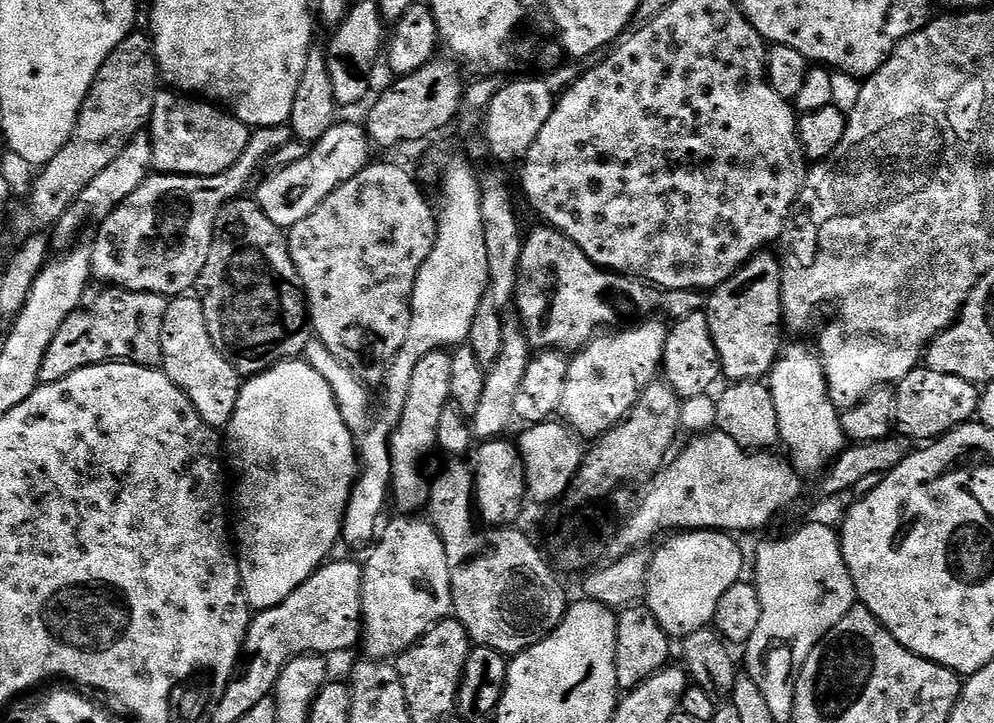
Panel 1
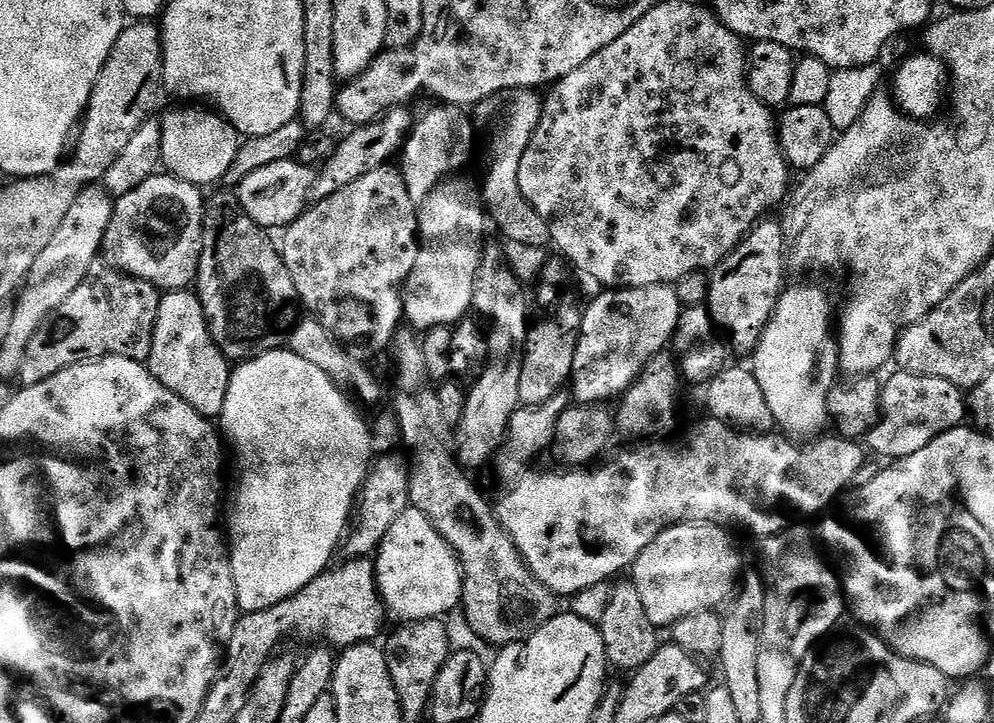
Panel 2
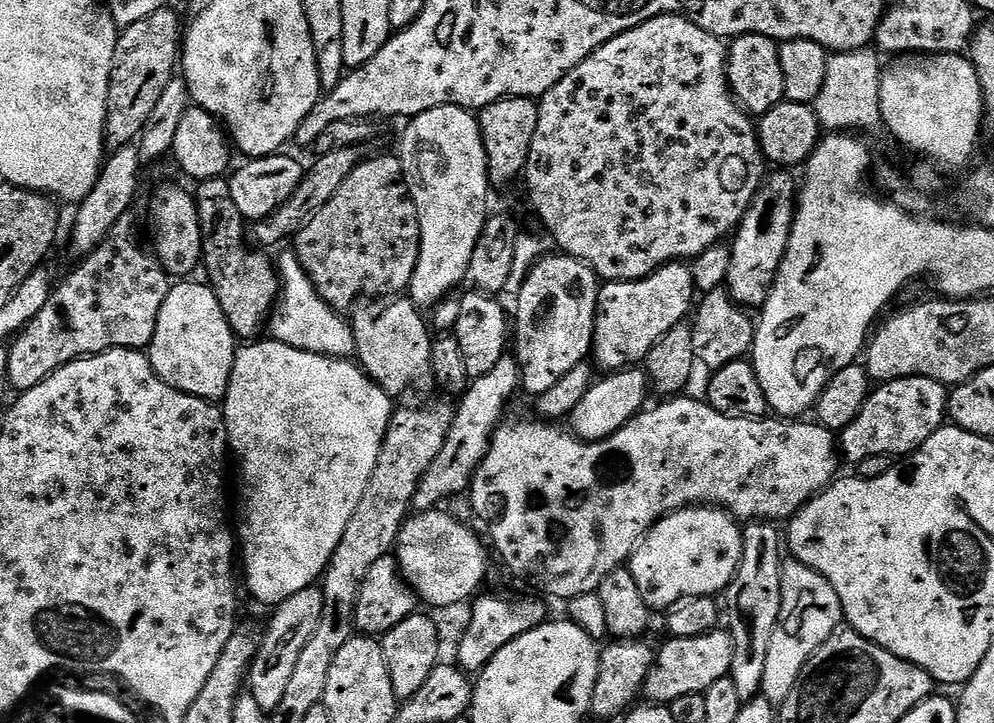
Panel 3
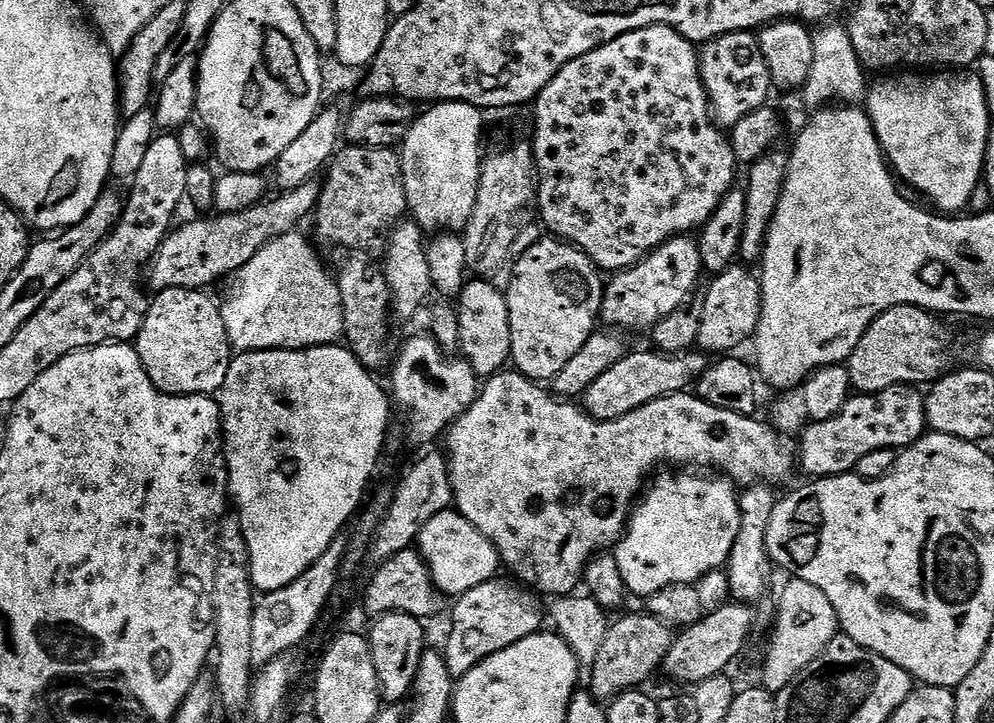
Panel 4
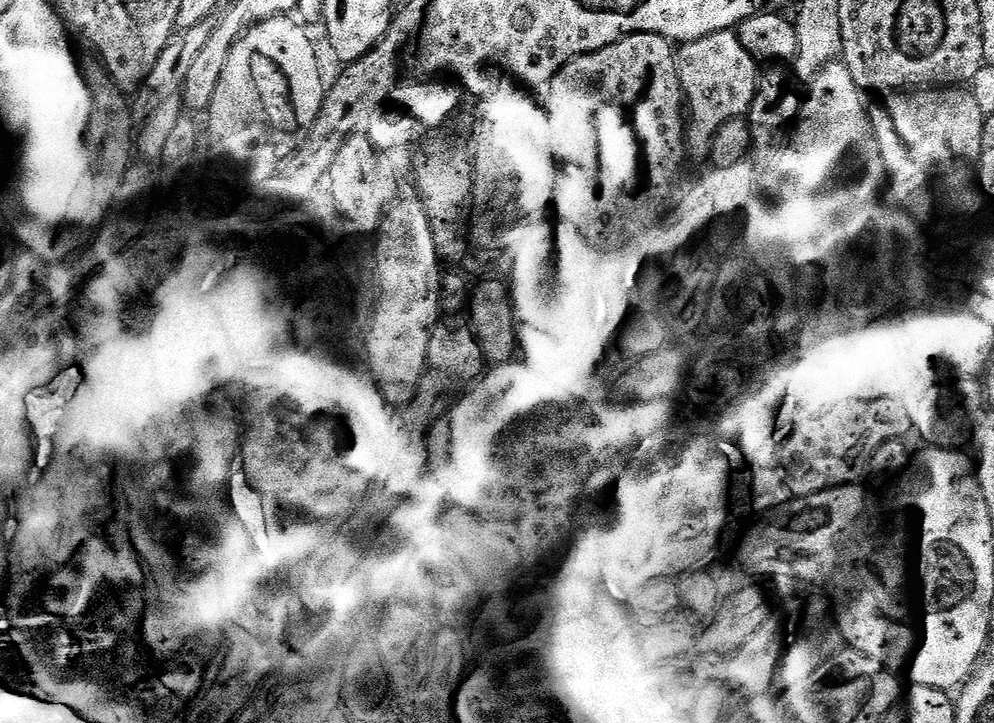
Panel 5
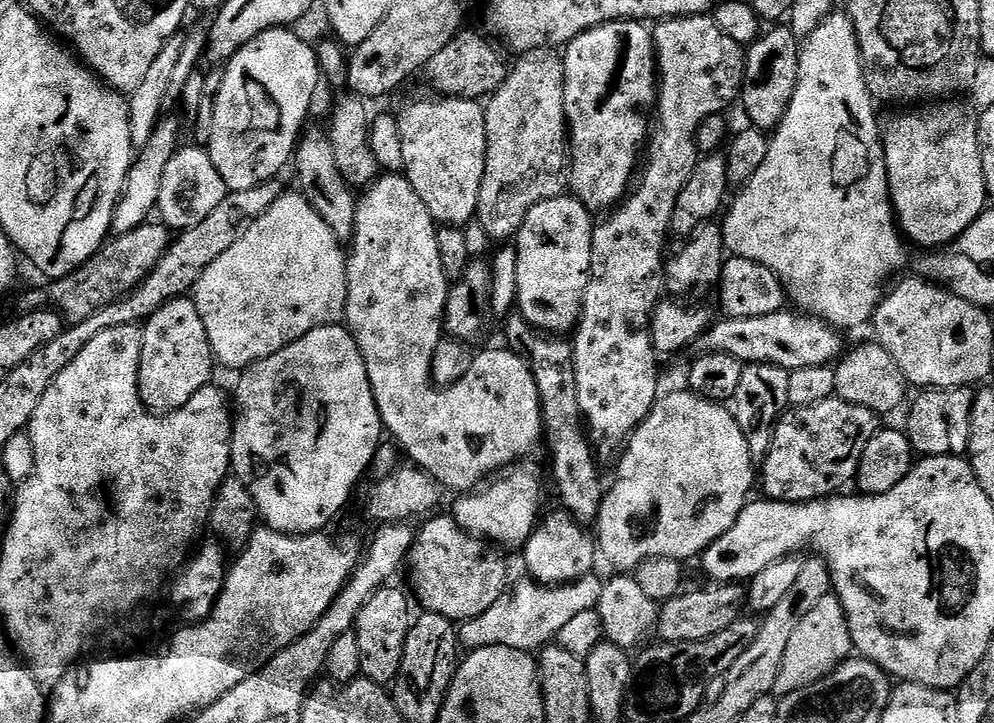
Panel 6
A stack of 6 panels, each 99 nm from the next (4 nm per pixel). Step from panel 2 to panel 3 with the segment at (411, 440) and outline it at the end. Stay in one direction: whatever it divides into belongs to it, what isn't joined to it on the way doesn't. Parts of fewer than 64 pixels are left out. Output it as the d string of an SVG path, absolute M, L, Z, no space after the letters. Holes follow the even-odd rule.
M364 298L351 309L350 323L356 343L355 359L390 397L399 398L403 392L410 391L412 387L431 389L434 381L430 354L434 336L430 331L429 321L419 316L421 313L411 299L388 299L392 300Z

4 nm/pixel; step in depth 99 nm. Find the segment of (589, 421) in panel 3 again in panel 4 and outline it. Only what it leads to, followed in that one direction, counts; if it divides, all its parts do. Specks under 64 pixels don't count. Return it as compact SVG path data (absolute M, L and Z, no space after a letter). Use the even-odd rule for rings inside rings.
M655 350L648 352L629 351L602 378L598 378L586 389L582 397L582 407L597 420L622 418L646 402L654 402L663 396L672 396L676 392L687 392L695 385L700 375L710 363L709 357L700 350L689 350L679 354L665 354Z

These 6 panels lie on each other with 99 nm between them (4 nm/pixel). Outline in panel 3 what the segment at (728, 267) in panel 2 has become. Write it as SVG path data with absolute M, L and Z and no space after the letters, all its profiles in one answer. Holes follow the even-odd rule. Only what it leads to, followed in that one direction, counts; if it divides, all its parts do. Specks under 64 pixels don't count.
M772 170L765 175L756 197L750 202L739 228L731 237L732 253L726 291L732 295L733 302L745 310L763 308L786 252L792 220L798 207L798 180L791 174L788 170Z

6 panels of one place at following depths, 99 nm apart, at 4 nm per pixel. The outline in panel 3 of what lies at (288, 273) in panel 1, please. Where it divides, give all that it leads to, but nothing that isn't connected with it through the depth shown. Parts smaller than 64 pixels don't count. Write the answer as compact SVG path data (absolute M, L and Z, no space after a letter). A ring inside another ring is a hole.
M215 176L209 180L199 181L194 188L194 199L196 201L196 209L198 210L198 222L200 223L200 233L204 235L204 255L202 257L202 268L203 271L208 271L208 276L206 276L207 283L212 285L214 294L218 298L218 306L222 306L222 314L226 314L226 322L230 322L230 330L236 335L241 341L252 342L261 335L260 331L265 331L266 325L269 323L270 317L276 307L276 301L280 298L280 278L278 275L278 268L275 263L272 264L267 260L265 253L260 250L255 250L256 252L251 252L250 249L244 245L244 236L246 240L246 221L243 214L238 210L238 206L234 206L234 194L230 194L230 186L228 185L228 180Z

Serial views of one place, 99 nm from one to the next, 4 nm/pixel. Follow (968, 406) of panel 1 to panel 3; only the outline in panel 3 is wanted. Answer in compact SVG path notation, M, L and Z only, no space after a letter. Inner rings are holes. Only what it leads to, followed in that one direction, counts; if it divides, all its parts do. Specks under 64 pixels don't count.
M907 376L901 380L890 380L873 387L866 402L844 431L839 433L838 448L843 459L858 466L866 458L911 456L939 428L945 427L948 414L949 389L937 380L925 376Z

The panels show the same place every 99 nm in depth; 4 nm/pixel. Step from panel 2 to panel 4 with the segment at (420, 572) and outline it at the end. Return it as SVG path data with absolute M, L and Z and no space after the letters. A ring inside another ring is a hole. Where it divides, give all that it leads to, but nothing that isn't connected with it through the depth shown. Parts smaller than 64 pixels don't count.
M455 510L439 512L422 526L418 537L418 551L428 563L436 589L445 597L457 598L468 590L493 579L501 571L499 550L481 534L466 517Z

